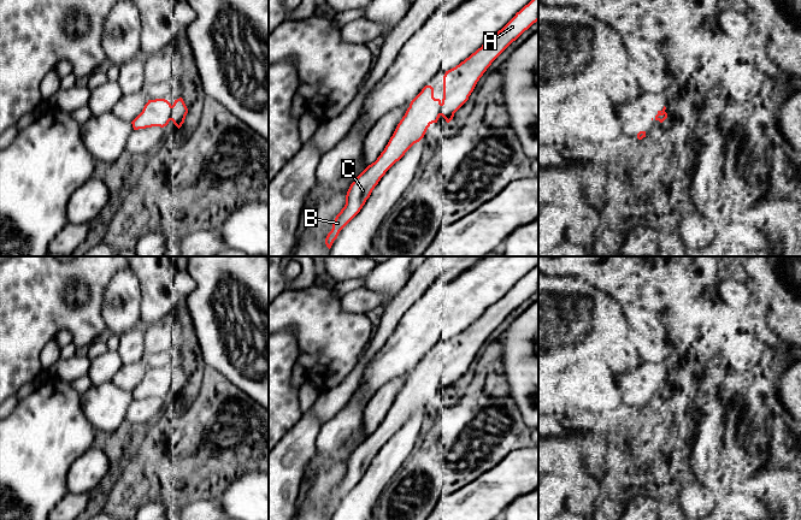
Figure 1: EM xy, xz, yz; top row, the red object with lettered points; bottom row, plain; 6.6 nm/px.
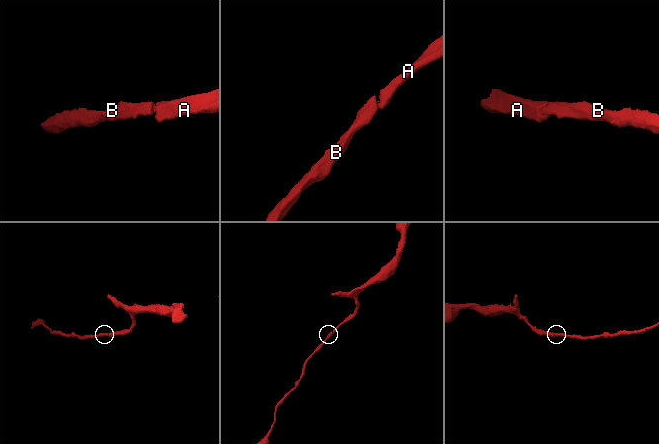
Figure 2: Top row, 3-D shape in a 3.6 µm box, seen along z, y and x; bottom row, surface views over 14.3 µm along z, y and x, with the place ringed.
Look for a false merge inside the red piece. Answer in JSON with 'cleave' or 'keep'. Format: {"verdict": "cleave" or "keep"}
{"verdict": "keep"}

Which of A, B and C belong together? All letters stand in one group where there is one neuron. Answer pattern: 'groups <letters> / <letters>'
groups A B C

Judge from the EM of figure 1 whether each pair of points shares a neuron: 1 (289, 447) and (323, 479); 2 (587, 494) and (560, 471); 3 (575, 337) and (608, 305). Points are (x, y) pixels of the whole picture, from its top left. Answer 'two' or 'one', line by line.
1: two
2: two
3: one

